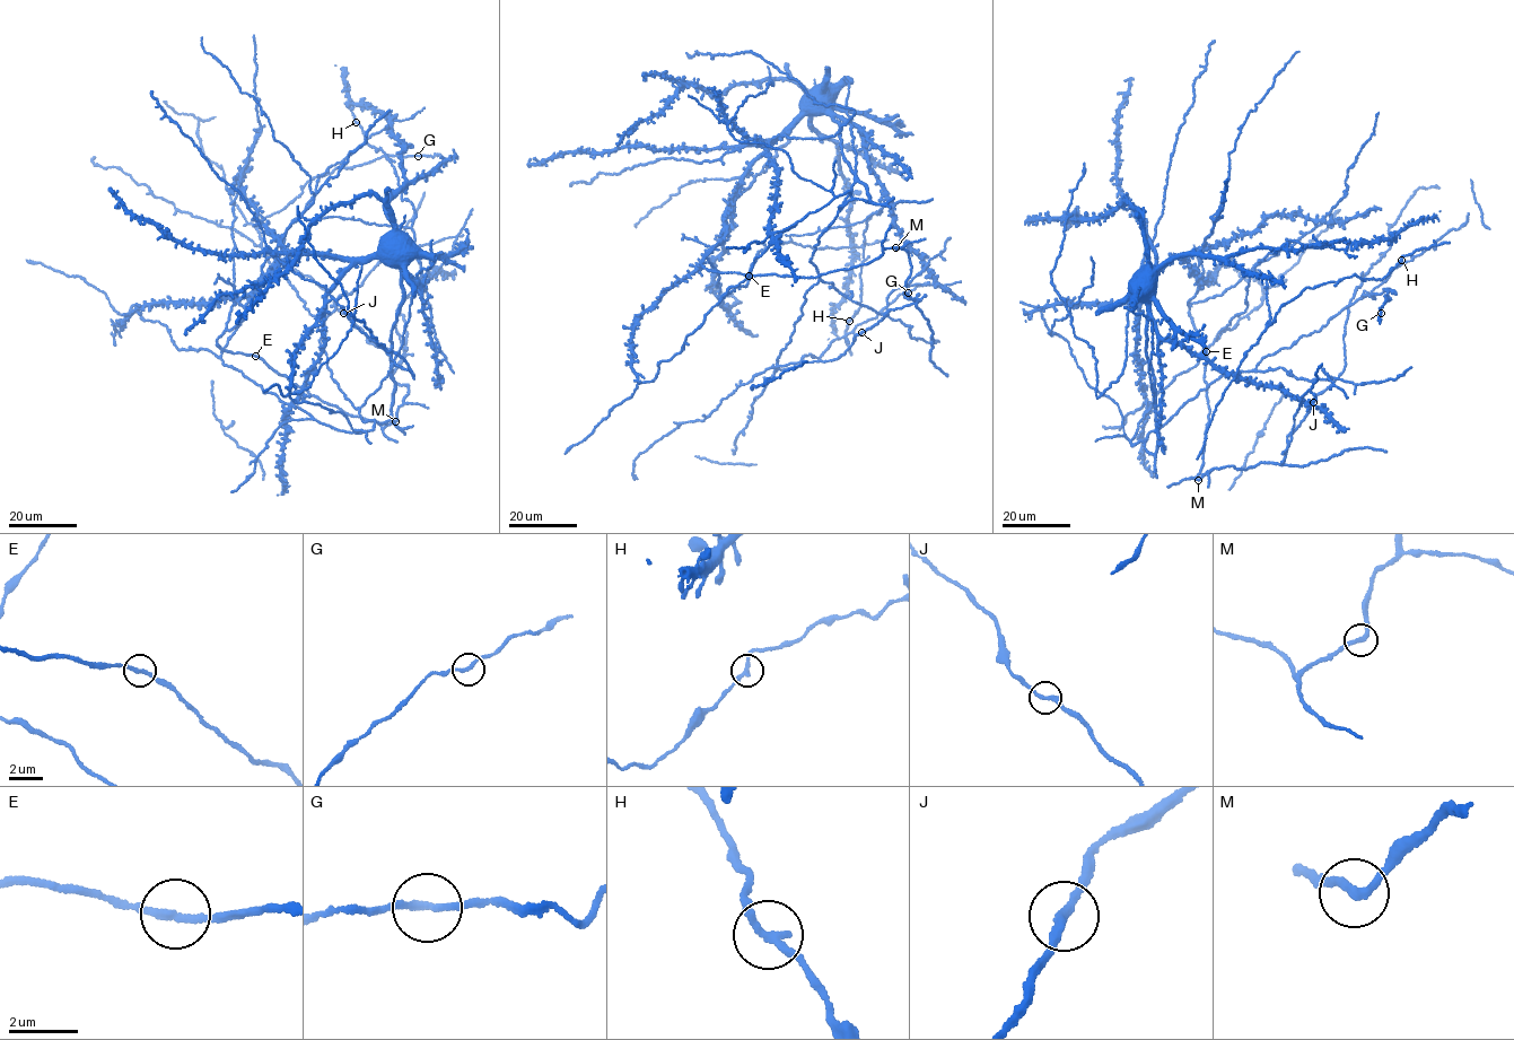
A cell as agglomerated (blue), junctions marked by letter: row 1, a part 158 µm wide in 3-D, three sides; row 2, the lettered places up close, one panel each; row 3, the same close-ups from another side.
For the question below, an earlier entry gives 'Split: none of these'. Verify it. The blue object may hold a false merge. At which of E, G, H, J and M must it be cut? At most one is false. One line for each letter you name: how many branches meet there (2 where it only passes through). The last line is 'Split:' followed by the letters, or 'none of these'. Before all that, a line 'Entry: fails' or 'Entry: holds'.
Entry: holds
Split: none of these

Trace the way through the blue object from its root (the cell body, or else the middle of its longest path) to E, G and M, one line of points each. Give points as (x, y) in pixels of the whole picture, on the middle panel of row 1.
E: (815, 93), (805, 111), (749, 166), (727, 211), (725, 238), (701, 263), (717, 272), (749, 276)
G: (815, 93), (841, 128), (857, 178), (814, 246), (819, 281), (776, 370), (821, 357), (908, 293)
M: (815, 93), (859, 129), (902, 241), (927, 265), (904, 288), (920, 302), (904, 291), (908, 252), (895, 247)

